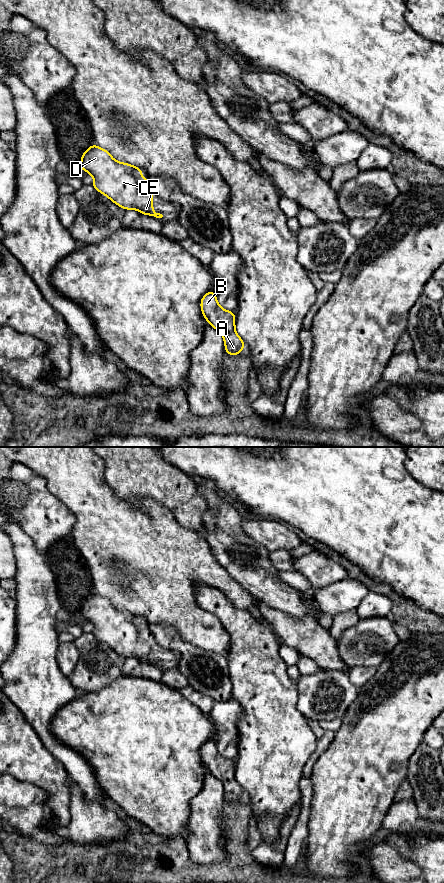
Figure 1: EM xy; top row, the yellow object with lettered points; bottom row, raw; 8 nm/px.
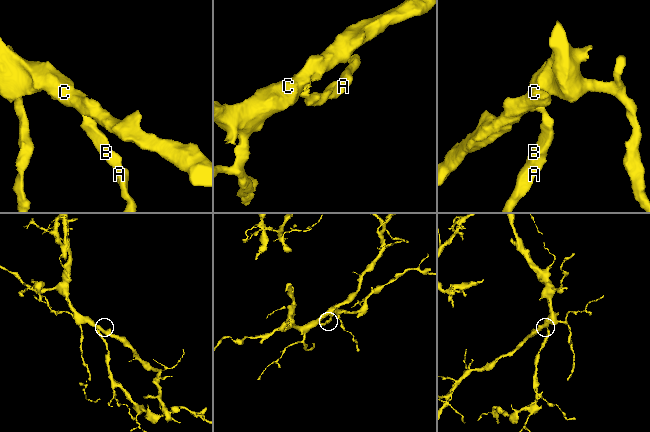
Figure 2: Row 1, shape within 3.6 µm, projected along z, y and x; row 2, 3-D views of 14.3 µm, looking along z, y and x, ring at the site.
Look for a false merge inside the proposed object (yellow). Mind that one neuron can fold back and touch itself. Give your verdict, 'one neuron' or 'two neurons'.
one neuron

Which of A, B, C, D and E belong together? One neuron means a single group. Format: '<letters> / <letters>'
A B C D E

